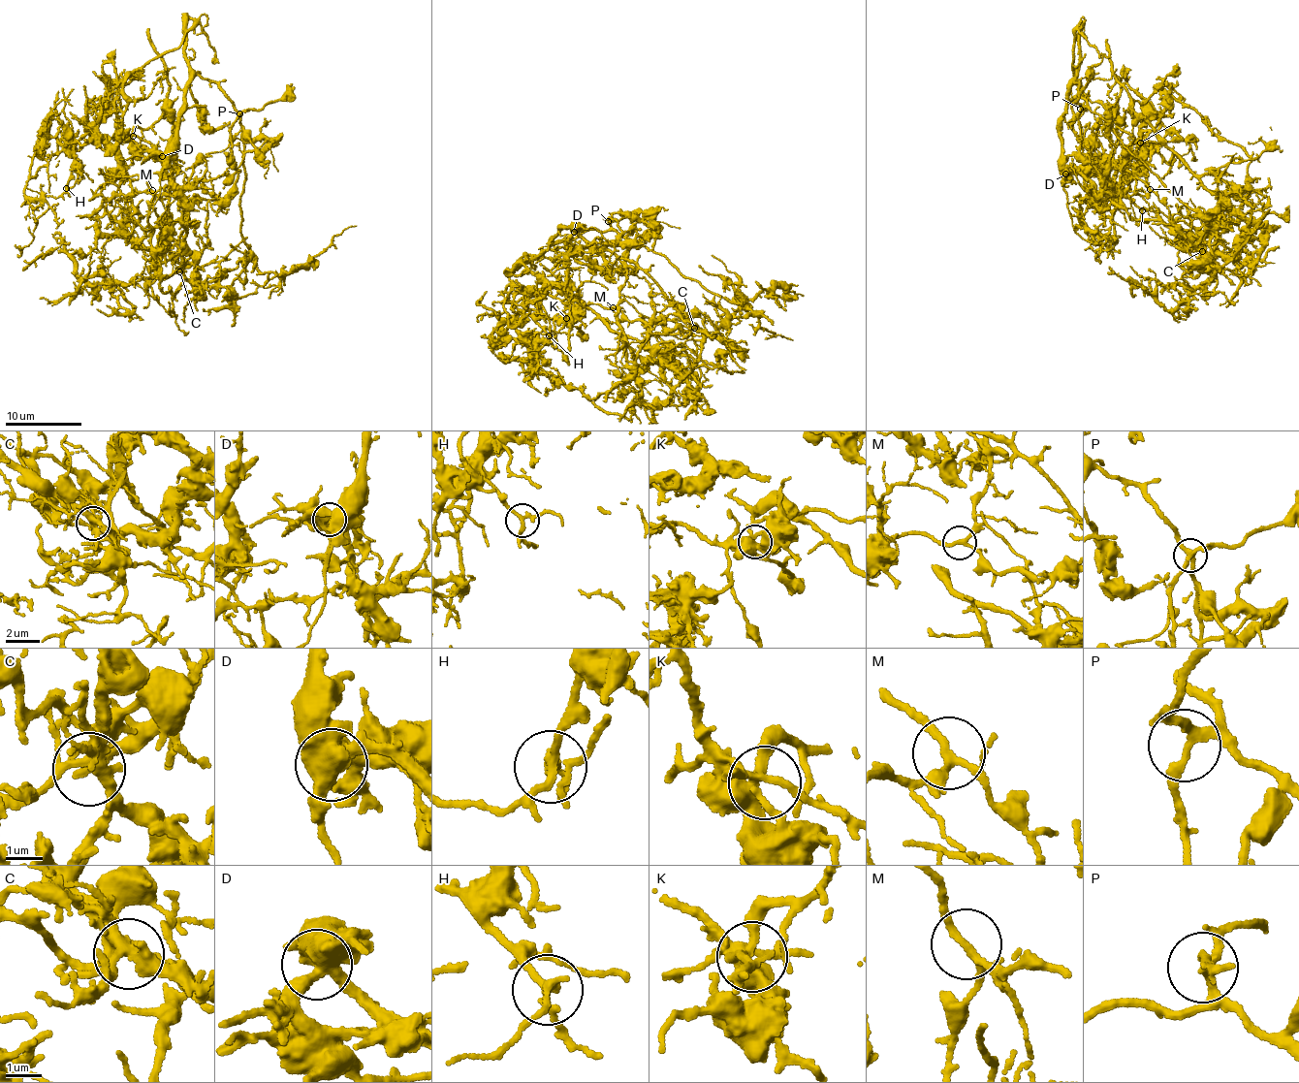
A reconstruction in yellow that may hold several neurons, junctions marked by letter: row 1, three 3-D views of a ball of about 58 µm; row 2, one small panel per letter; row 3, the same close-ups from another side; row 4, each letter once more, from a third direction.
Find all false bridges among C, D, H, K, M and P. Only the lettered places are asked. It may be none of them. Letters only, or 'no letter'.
no letter

